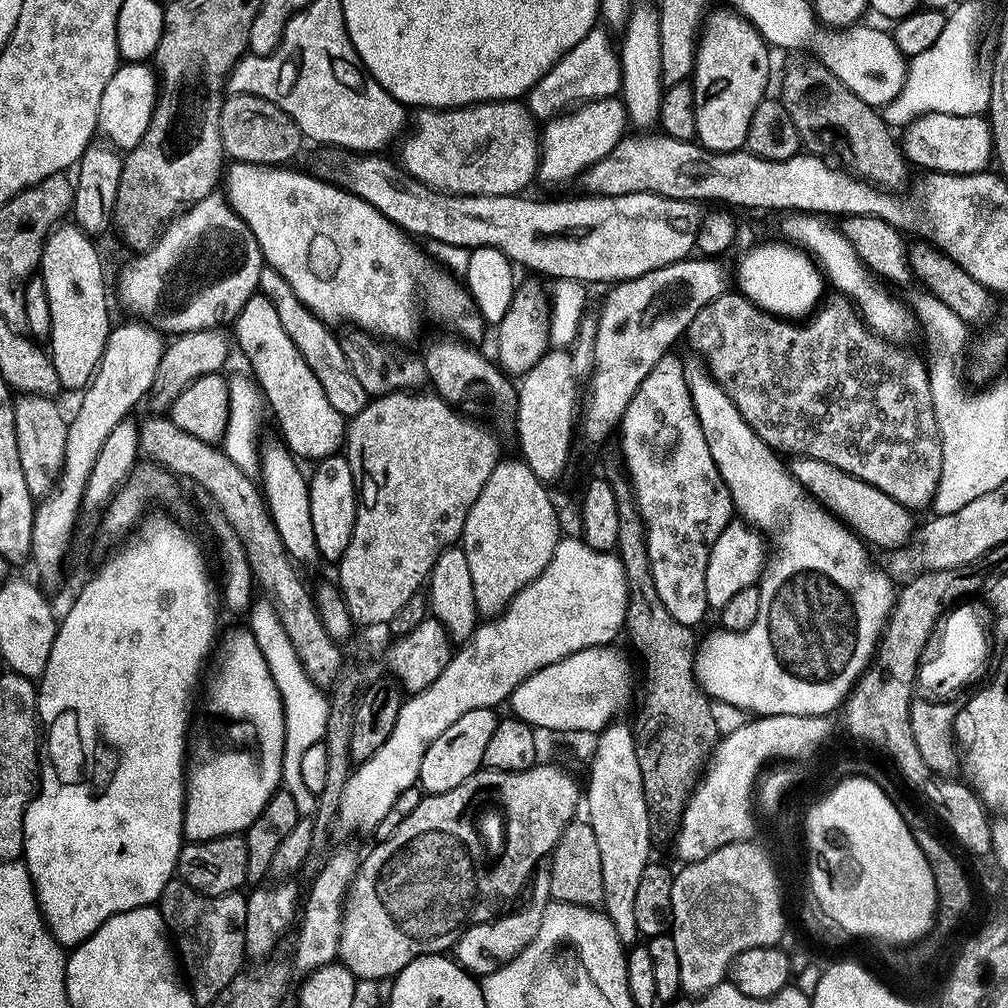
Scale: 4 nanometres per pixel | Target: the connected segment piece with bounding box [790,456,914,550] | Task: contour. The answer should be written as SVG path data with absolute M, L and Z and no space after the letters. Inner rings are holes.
M801 456L793 459L790 464L790 471L796 480L809 492L817 501L826 505L829 511L832 511L843 523L847 524L861 540L867 542L873 549L888 548L887 550L895 550L905 547L914 536L914 524L912 528L913 509L906 507L902 502L898 502L894 498L890 498L890 494L882 494L882 490L878 490L874 486L870 486L866 482L862 482L856 476L852 476L848 472L843 472L838 466L830 466L830 462L822 462L815 460L809 456Z

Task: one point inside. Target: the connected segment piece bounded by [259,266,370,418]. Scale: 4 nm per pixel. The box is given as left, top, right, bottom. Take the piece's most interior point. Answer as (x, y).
(324, 352)

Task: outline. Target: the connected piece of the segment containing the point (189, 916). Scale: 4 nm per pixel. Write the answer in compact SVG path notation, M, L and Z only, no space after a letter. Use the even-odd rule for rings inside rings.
M179 878L169 880L162 890L158 907L197 1005L207 1006L214 1002L245 967L247 905L248 897L243 891L207 896Z

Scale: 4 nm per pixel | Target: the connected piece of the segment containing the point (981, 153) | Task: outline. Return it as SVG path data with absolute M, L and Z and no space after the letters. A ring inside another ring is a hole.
M926 113L910 121L903 129L902 151L909 165L924 168L928 172L949 172L950 174L974 174L989 167L988 159L994 156L992 125L983 115L959 117L958 114Z

